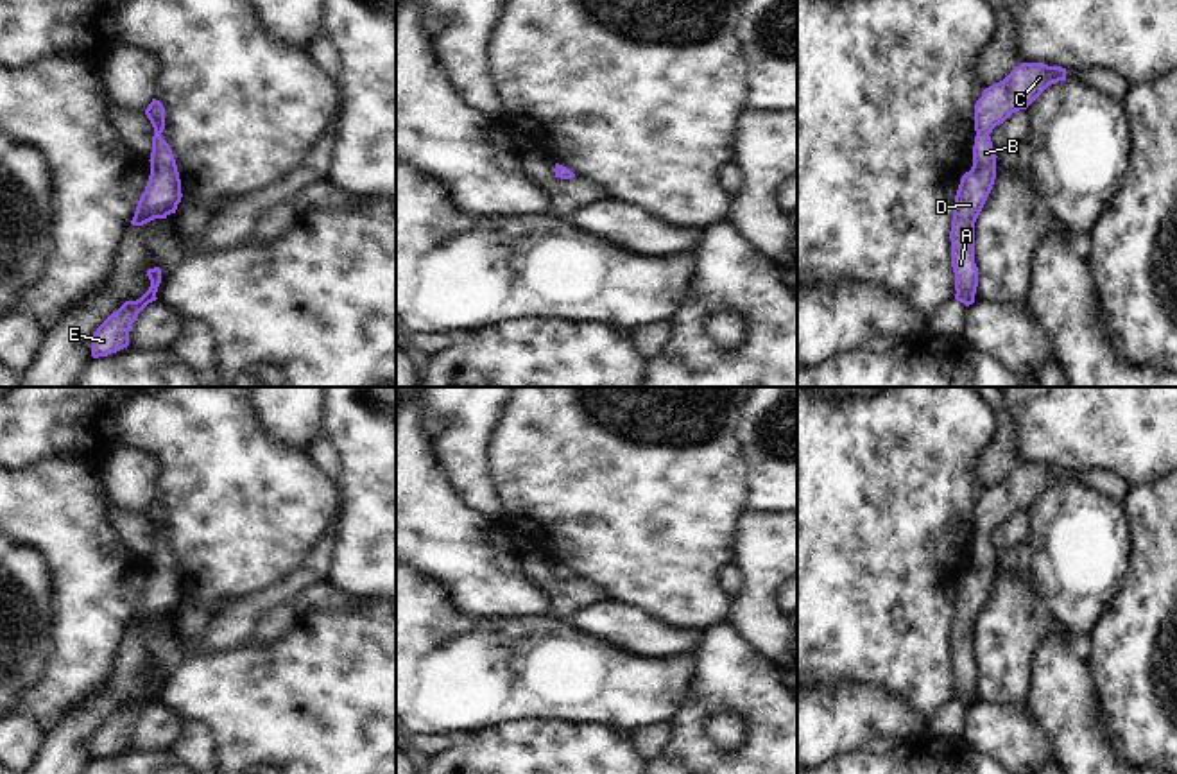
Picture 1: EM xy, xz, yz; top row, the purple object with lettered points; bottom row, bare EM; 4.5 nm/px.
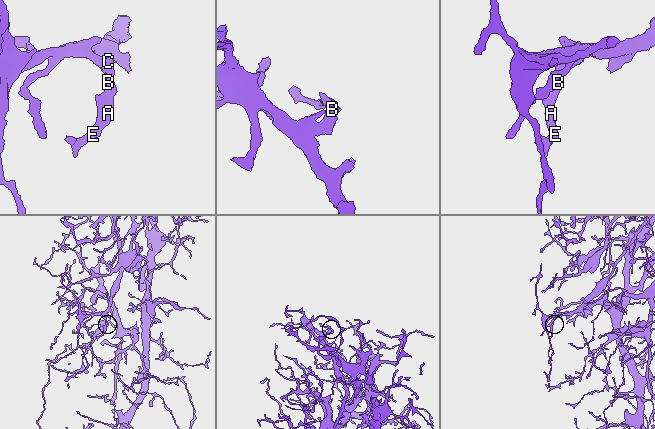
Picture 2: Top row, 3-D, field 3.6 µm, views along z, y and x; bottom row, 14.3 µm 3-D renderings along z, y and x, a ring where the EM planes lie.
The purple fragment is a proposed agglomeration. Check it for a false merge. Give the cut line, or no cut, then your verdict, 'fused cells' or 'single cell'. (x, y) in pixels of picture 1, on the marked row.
no cut; single cell

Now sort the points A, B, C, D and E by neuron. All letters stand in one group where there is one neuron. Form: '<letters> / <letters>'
A B C D E

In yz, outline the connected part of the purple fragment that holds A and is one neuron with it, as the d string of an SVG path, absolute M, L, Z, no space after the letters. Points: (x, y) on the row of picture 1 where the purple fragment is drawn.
M1021 63L1003 81L984 90L975 104L973 167L960 179L951 220L951 267L955 299L975 303L978 267L975 263L975 222L996 179L996 152L991 133L1012 113L1027 109L1050 84L1066 81L1066 68L1044 63Z

